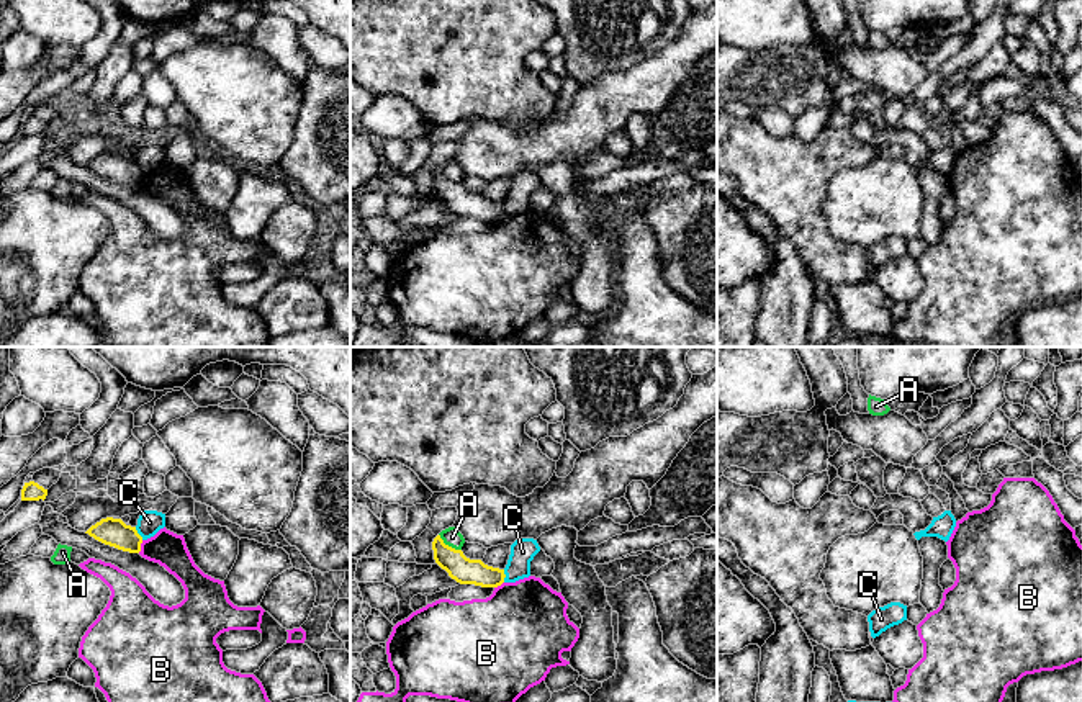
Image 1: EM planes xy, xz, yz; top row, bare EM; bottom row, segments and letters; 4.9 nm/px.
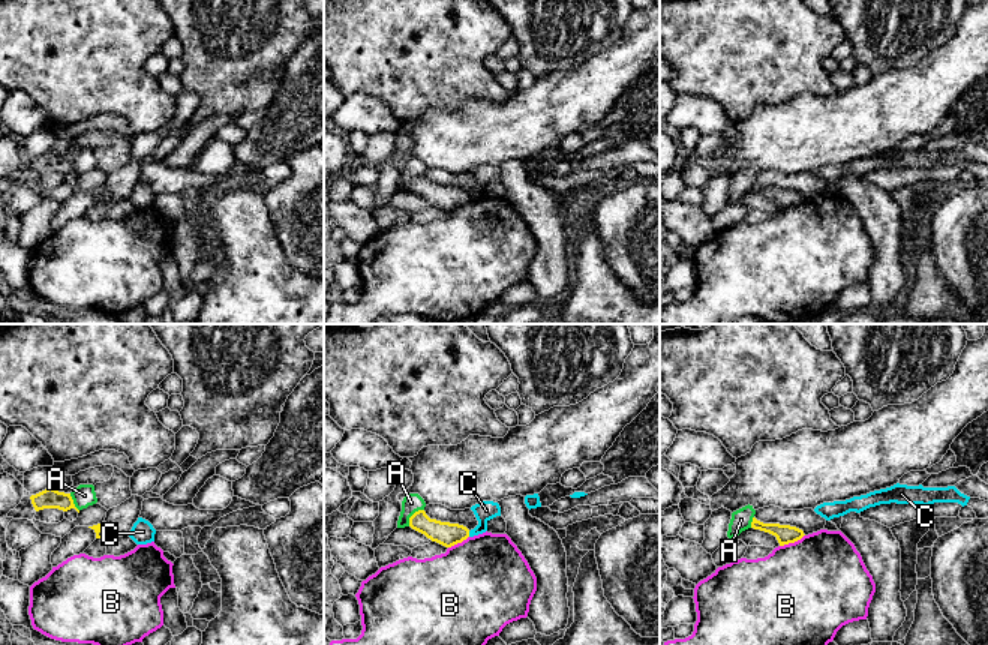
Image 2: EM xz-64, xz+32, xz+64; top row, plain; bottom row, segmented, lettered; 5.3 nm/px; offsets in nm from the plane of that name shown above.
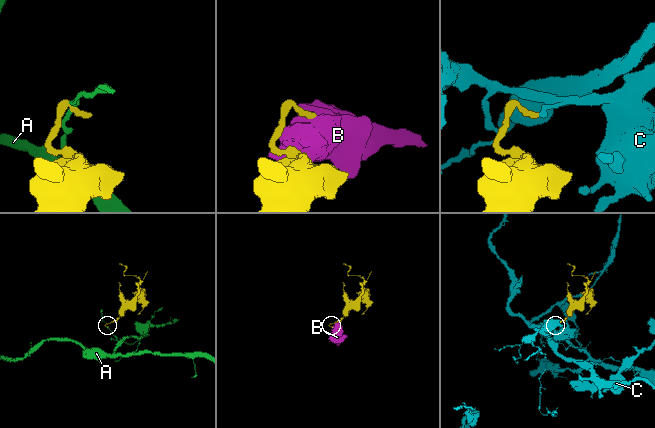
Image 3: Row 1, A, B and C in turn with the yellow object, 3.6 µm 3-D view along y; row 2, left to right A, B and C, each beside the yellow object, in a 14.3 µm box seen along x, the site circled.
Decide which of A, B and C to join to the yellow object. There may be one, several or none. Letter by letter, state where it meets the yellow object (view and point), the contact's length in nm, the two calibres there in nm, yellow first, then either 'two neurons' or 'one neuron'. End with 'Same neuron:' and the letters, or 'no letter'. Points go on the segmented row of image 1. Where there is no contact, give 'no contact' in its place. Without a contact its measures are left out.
A: xz (447, 545) | 140 nm | 130/90 nm | two neurons
B: xy (139, 547) | 70 nm | 140/180 nm | two neurons
C: xy (138, 534) | 80 nm | 140/120 nm | two neurons
Same neuron: no letter

